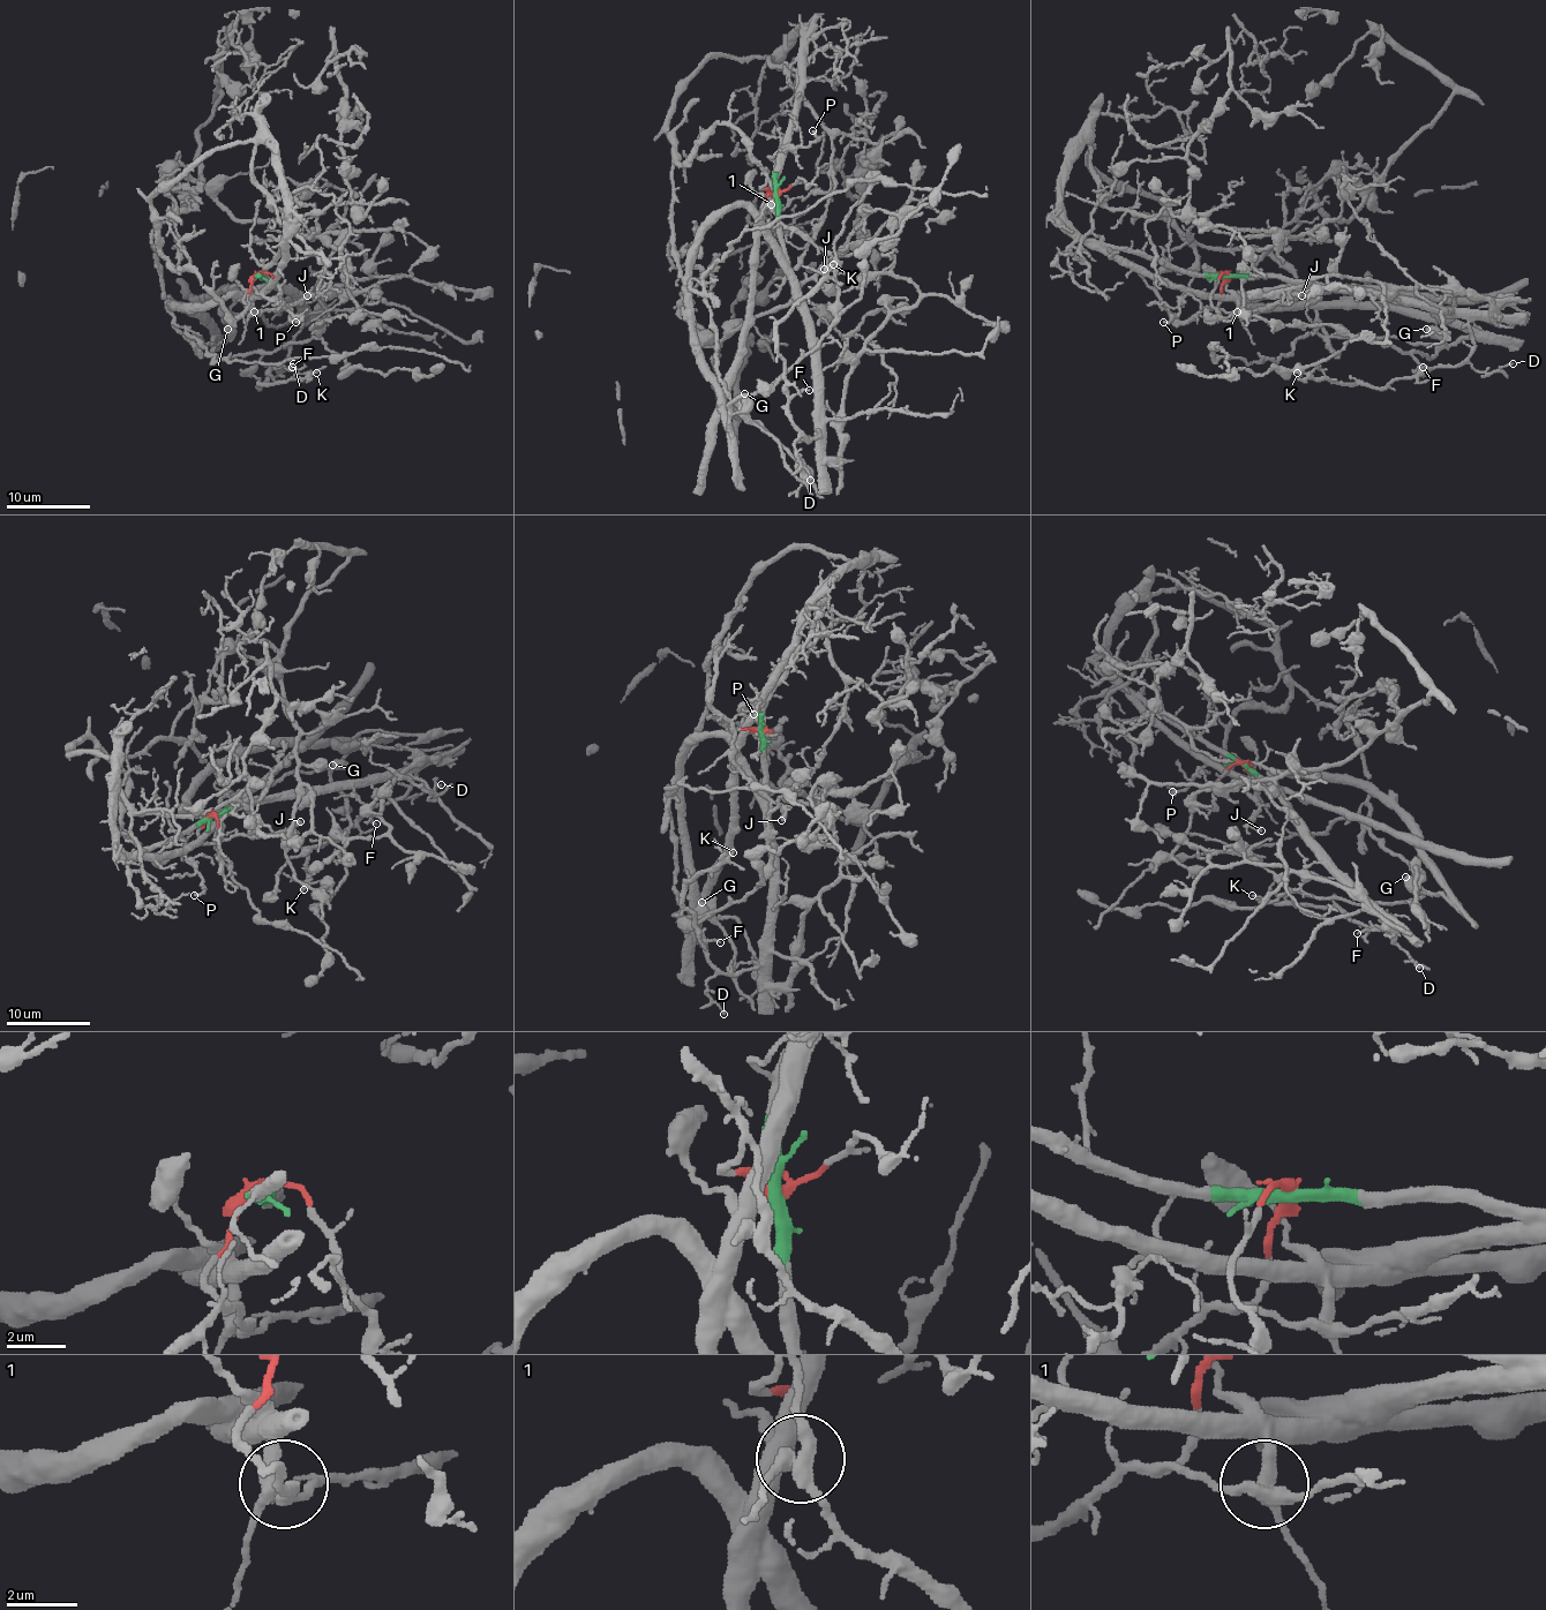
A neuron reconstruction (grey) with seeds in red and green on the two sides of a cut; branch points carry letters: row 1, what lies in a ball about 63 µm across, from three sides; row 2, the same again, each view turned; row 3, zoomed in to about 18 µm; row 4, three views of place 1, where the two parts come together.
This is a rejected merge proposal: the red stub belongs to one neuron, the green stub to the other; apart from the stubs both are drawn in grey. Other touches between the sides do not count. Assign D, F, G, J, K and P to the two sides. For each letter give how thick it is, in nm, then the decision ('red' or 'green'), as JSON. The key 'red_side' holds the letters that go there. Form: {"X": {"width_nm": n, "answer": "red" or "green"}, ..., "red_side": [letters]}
{"D": {"width_nm": 110, "answer": "green"}, "F": {"width_nm": 110, "answer": "green"}, "G": {"width_nm": 550, "answer": "green"}, "J": {"width_nm": 360, "answer": "red"}, "K": {"width_nm": 120, "answer": "green"}, "P": {"width_nm": 170, "answer": "green"}, "red_side": ["J"]}

